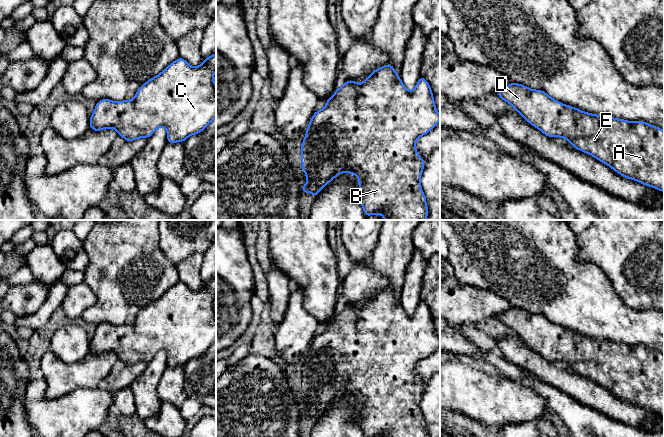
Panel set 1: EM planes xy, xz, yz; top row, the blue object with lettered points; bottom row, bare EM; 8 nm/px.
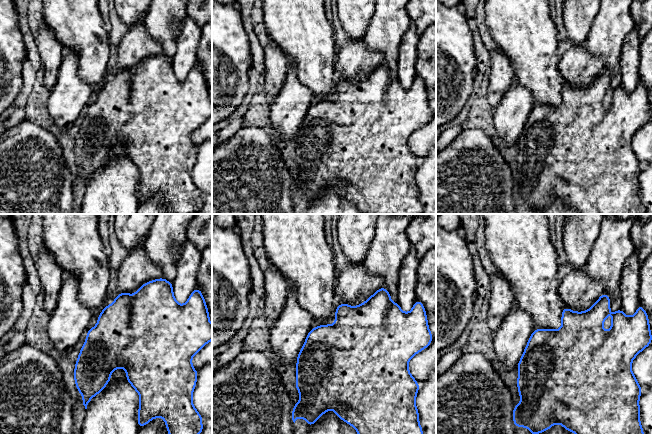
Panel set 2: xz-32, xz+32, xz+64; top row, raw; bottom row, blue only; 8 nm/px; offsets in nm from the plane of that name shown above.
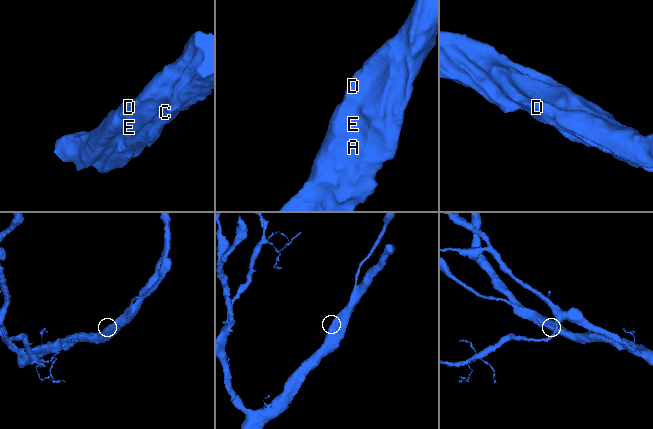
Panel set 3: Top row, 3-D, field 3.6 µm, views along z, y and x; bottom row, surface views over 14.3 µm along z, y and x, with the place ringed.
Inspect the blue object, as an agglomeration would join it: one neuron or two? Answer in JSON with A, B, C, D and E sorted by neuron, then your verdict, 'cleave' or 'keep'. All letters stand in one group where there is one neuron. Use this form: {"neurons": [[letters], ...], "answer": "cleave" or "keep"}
{"neurons": [["A", "B", "C", "D", "E"]], "answer": "keep"}

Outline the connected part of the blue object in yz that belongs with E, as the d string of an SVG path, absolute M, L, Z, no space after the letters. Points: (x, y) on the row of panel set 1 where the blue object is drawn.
M511 82L496 93L532 126L548 137L567 139L573 148L592 155L625 178L664 192L664 131L644 121L630 122L594 115L552 99L542 90Z

